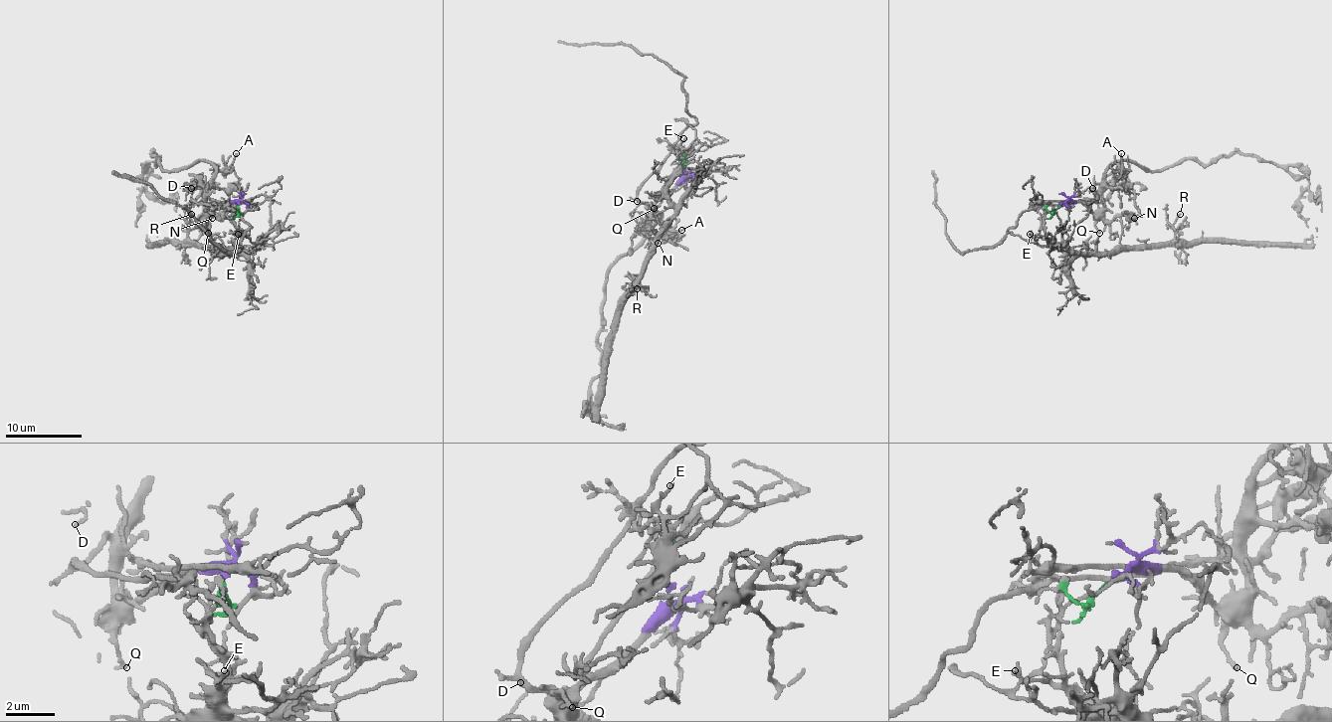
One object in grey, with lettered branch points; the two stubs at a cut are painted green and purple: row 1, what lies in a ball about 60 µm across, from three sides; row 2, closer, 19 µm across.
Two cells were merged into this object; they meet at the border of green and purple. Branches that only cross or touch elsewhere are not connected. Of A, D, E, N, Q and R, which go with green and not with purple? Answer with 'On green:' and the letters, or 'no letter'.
On green: E, R

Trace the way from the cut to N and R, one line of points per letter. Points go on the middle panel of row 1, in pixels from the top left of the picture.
N: (682, 169), (682, 178), (654, 205), (650, 242), (658, 243)
R: (682, 169), (678, 153), (684, 153), (667, 203), (674, 219), (633, 283), (637, 289)

